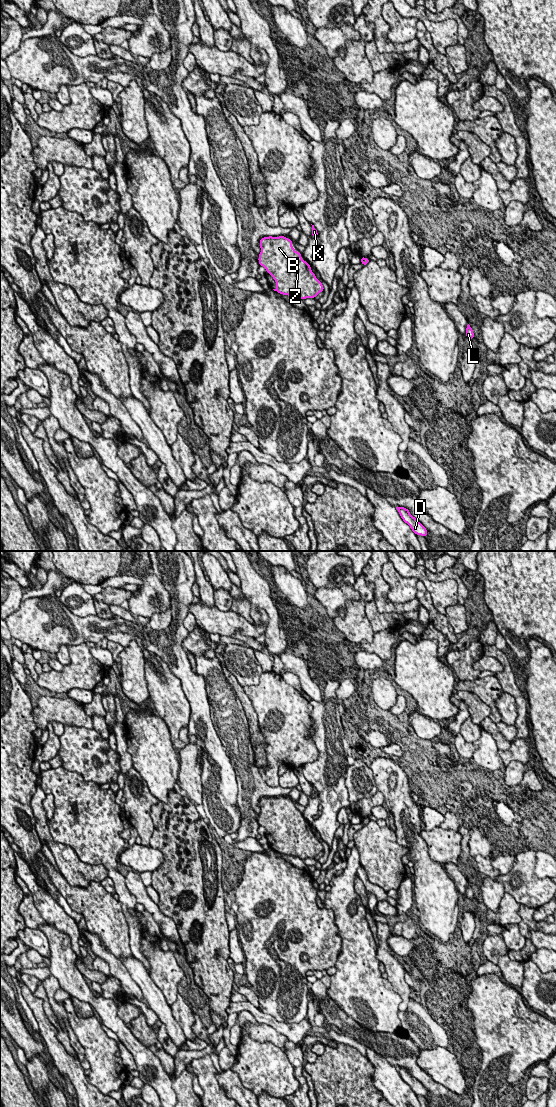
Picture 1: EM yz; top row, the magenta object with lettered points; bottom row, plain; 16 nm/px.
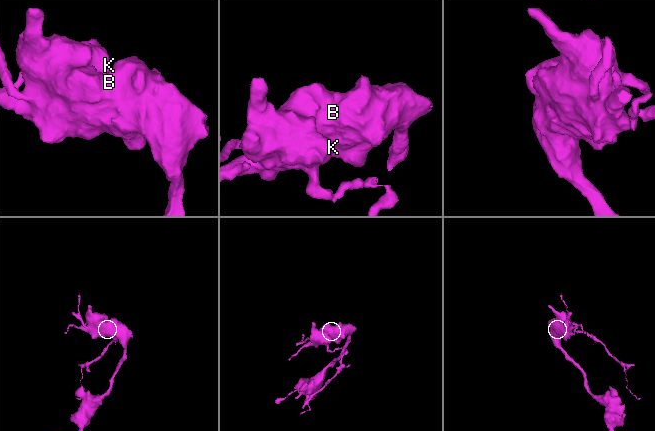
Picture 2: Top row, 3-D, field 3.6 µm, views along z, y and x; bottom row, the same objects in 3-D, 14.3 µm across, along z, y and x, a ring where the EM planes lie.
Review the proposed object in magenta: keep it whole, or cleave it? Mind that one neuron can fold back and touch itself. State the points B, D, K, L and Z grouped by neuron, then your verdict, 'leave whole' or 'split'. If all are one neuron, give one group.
groups B D K L Z; leave whole

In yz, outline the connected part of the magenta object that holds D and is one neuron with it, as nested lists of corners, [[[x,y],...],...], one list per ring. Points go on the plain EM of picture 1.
[[[396,1067],[396,1068],[403,1081],[410,1086],[410,1088],[416,1095],[421,1095],[424,1097],[427,1096],[428,1094],[427,1089],[423,1086],[422,1083],[420,1083],[415,1077],[413,1077],[410,1074],[407,1068],[404,1067]]]

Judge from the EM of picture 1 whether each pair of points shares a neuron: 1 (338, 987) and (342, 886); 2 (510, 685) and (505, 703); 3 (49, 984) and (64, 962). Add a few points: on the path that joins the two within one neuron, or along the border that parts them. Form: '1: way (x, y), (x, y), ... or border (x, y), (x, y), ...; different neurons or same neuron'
1: way (348, 962), (348, 915), (345, 911); same neuron
2: border (506, 691), (514, 698), (517, 715); different neurons
3: border (51, 974), (57, 979), (61, 987); different neurons

